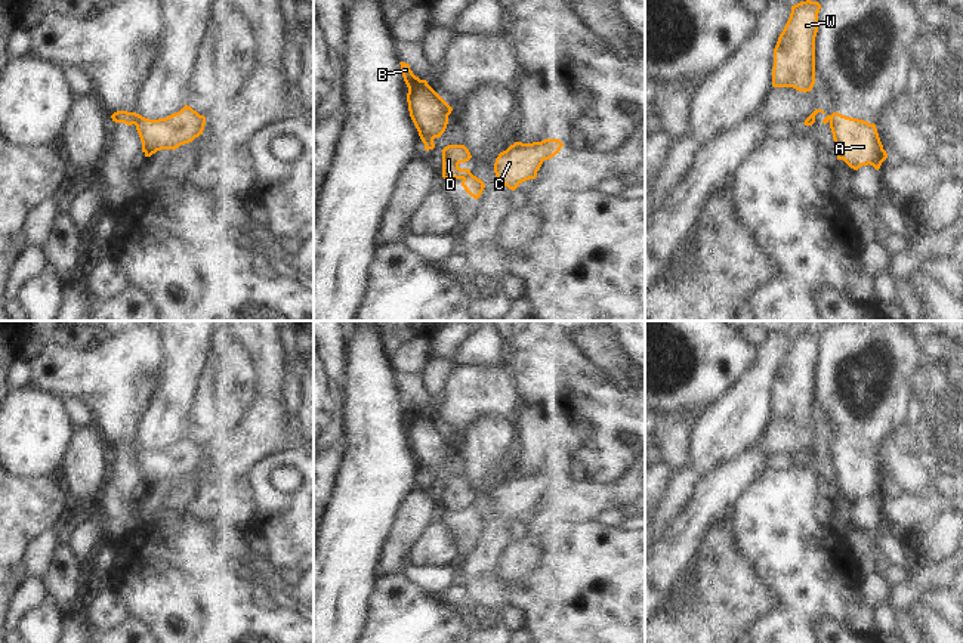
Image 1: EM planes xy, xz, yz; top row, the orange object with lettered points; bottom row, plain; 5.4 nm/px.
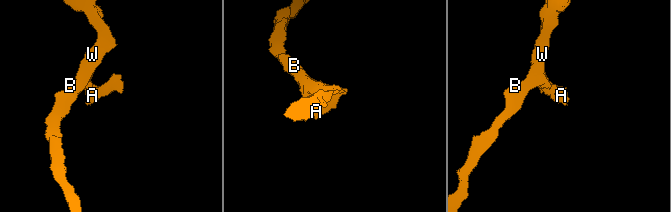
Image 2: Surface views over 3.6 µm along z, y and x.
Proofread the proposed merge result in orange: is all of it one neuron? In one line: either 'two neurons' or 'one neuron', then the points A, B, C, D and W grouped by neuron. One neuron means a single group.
two neurons; A C / B D W

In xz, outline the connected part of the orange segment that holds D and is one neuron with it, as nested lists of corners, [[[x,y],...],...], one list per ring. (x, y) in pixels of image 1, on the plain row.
[[[448,476],[442,480],[442,508],[444,510],[464,510],[470,506],[469,500],[460,500],[460,494],[472,489],[464,476]]]

